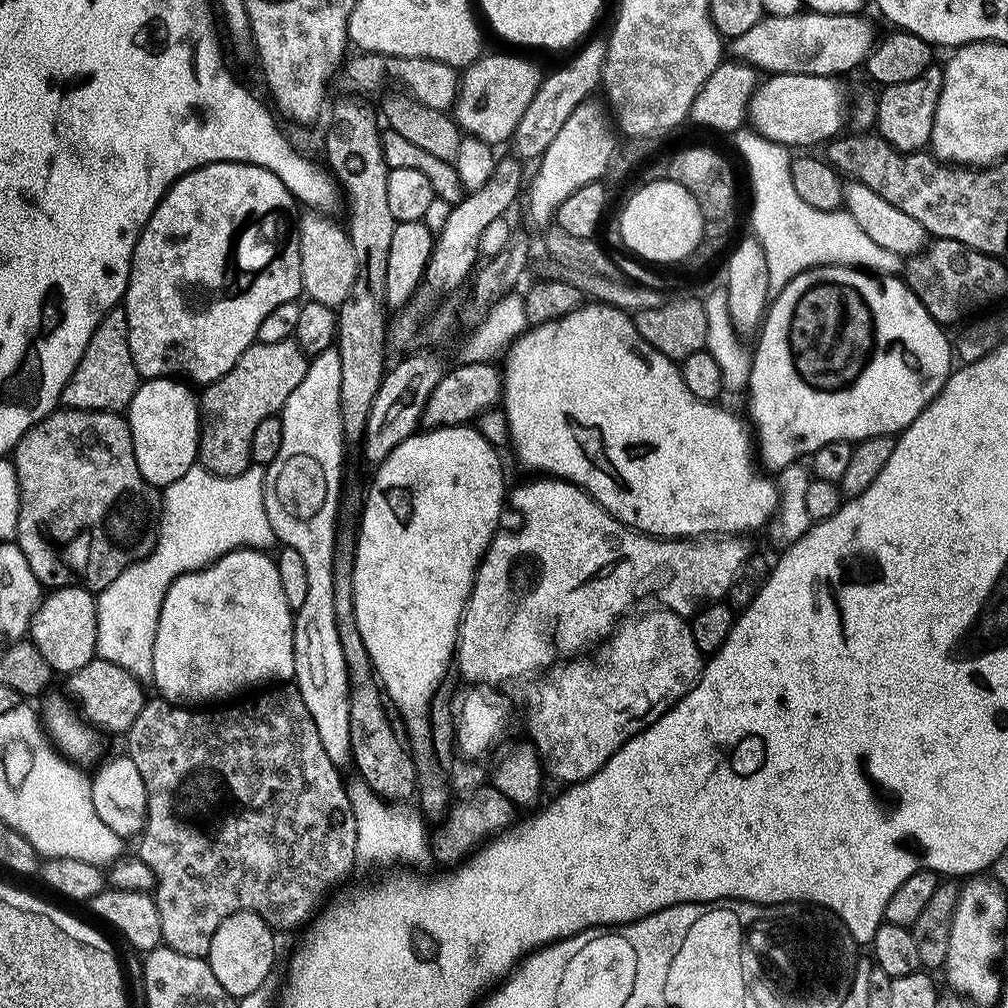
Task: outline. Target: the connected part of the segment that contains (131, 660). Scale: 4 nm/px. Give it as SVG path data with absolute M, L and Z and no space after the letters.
M253 463L237 476L216 476L207 472L203 466L193 466L178 478L178 482L170 482L162 492L160 523L156 533L156 545L145 560L132 564L110 586L106 586L96 596L96 617L98 618L98 638L96 639L96 656L106 662L114 662L114 666L122 666L130 675L137 678L148 678L152 675L152 651L154 638L158 630L158 618L162 610L162 602L166 598L166 590L179 576L187 572L197 572L213 564L219 556L228 552L237 552L240 548L267 549L274 537L267 518L266 506L263 505L265 465Z

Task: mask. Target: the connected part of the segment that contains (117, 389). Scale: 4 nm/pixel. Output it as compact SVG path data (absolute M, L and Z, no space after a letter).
M117 306L104 315L102 322L98 322L90 338L90 346L86 346L86 354L82 354L82 362L78 362L70 382L66 382L62 390L60 404L74 410L123 413L141 382L140 371L134 366L134 358L130 354L128 319L123 307Z

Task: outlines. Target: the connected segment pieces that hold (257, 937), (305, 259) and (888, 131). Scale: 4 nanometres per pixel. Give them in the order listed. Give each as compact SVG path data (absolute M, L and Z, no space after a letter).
M235 912L230 918L222 918L218 930L214 930L214 938L210 938L206 957L210 970L214 970L214 978L222 984L222 990L239 998L254 994L254 990L269 983L268 975L276 964L276 936L258 912Z
M308 210L300 216L300 257L302 258L302 282L308 300L317 300L335 309L350 294L350 286L354 286L356 259L354 246L350 246L350 238L343 227L331 224L327 215L316 210Z
M933 66L910 82L885 84L876 96L875 131L897 152L922 152L931 145L934 114L944 81L943 67Z

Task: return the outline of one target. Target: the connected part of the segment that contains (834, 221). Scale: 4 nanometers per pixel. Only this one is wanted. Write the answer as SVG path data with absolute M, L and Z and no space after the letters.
M748 126L737 131L732 140L746 162L752 182L751 231L766 254L771 293L780 292L807 269L826 265L859 267L880 276L897 275L903 269L903 259L867 237L846 210L820 211L798 197L790 178L792 154L785 145L766 139Z

